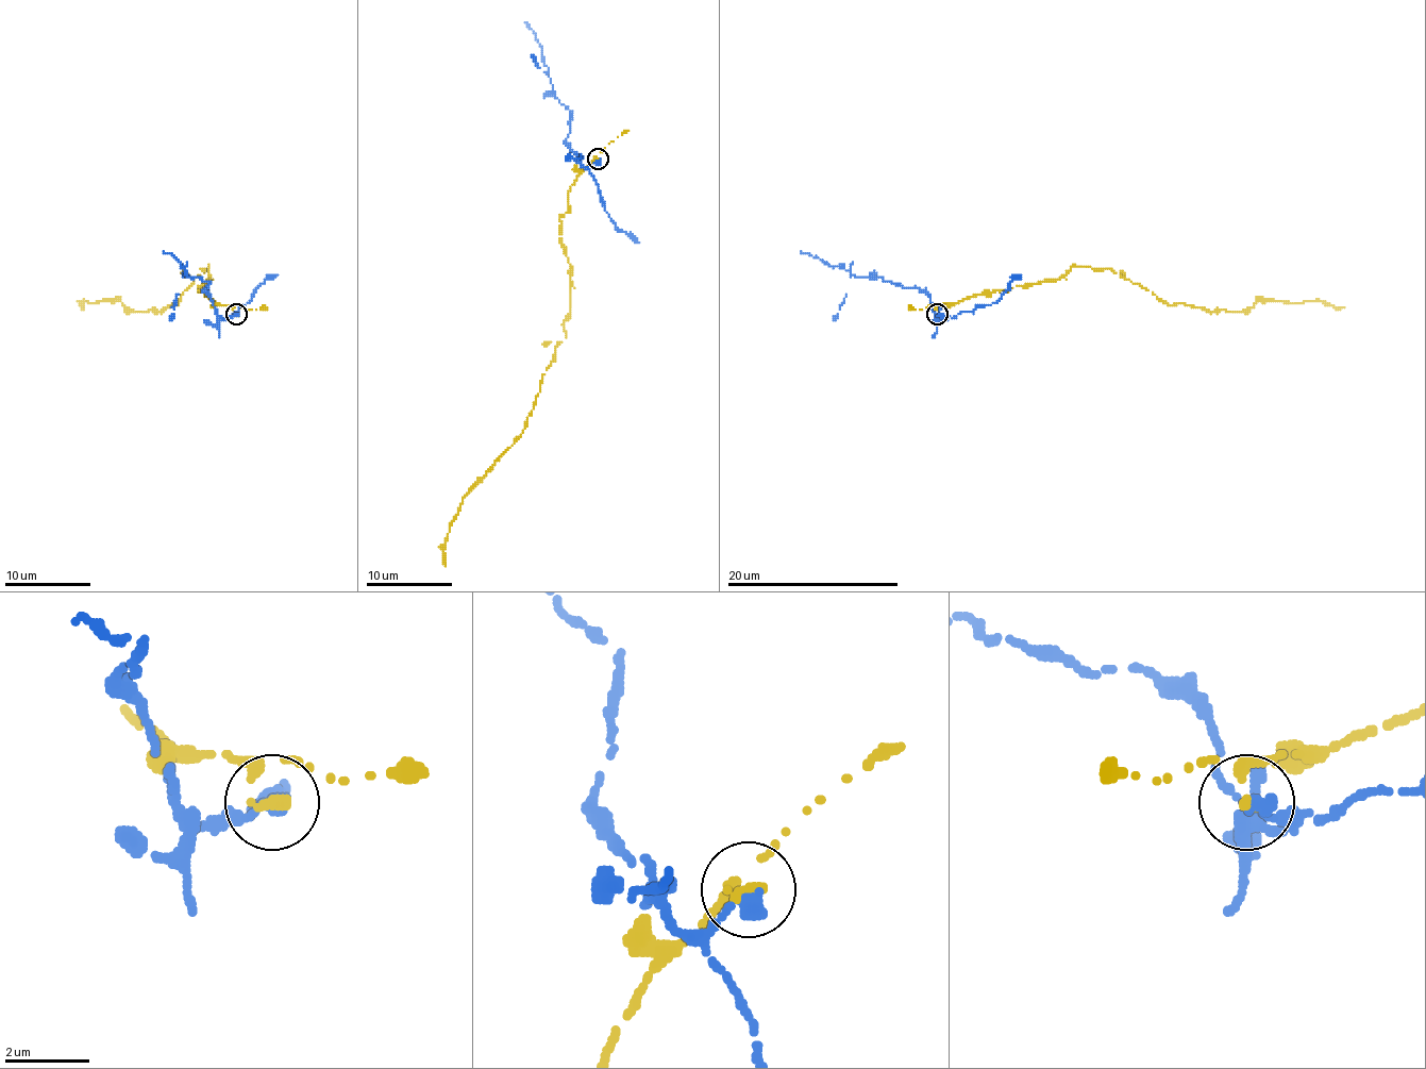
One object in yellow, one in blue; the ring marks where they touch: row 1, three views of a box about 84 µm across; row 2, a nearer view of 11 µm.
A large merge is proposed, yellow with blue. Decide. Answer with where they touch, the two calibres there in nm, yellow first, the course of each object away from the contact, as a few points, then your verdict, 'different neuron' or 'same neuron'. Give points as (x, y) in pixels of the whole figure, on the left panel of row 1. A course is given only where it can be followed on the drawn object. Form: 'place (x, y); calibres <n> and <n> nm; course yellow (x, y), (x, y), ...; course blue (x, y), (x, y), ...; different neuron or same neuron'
place (236, 314); calibres 280 and 360 nm; course yellow (236, 314), (198, 289), (208, 266), (161, 312), (129, 312), (120, 301), (83, 307); course blue (236, 314), (221, 320), (204, 287), (208, 287), (208, 281), (187, 277), (183, 266), (163, 251); different neuron

